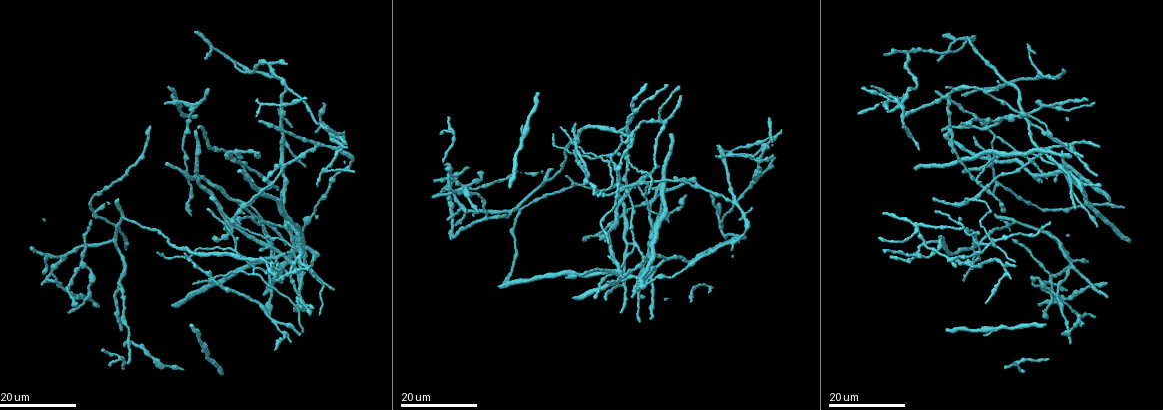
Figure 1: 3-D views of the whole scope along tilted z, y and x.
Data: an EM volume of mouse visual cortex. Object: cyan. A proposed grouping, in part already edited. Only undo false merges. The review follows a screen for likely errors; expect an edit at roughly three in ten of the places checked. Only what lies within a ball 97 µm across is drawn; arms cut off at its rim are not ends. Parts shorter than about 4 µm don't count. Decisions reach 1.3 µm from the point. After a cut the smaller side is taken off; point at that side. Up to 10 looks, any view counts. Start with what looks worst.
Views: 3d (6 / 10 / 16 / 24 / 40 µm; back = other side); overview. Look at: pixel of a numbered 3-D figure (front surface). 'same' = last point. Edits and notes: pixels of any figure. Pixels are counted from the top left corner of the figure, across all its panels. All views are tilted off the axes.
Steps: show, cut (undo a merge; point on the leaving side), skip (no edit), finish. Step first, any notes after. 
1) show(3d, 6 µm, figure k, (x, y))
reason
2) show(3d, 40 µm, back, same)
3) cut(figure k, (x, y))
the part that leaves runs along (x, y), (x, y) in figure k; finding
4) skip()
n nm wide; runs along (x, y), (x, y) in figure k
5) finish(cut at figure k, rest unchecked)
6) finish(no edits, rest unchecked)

show(3d, 16 µm, figure 1, (974, 180))
a fork

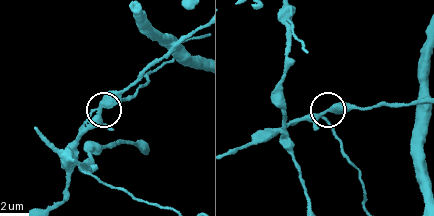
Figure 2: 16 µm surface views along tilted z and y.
show(3d, 10 µm, figure 2, (324, 118))

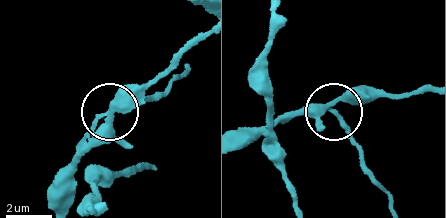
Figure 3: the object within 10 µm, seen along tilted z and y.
skip()
3 arms; all the same neuron

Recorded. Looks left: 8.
show(3d, 16 µm, figure 1, (732, 153))
arms part here

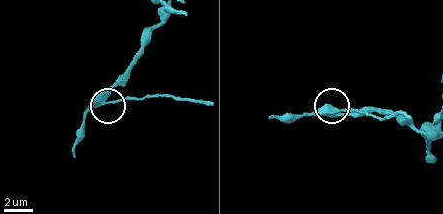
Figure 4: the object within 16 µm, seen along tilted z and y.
show(3d, 6 µm, figure 4, (104, 98))

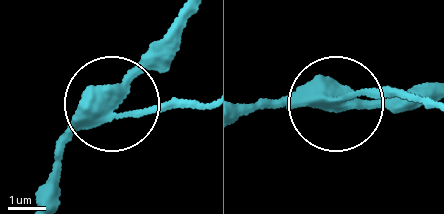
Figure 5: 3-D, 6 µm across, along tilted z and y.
cut(figure 5, (149, 108))
side arm 5 µm; 3 arms; two neurons meet here

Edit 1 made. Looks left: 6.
show(3d, 16 µm, figure 1, (233, 223))

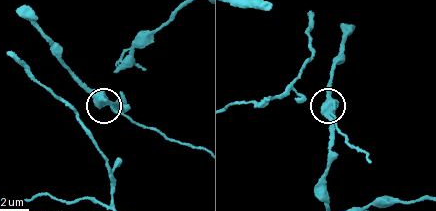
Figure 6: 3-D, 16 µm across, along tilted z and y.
show(3d, 10 µm, figure 6, (333, 107))

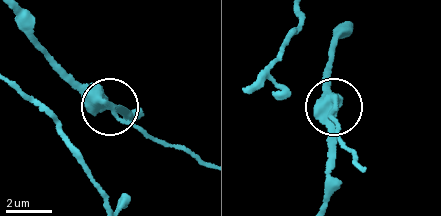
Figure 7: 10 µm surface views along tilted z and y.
cut(figure 7, (122, 123))
side arm 45 µm; two neurons meet here

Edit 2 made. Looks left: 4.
show(3d, 16 µm, figure 1, (209, 279))

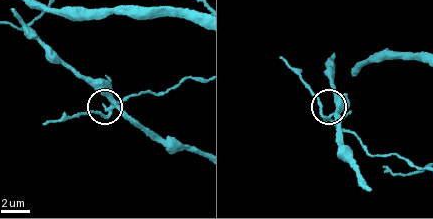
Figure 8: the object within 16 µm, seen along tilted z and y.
show(3d, 6 µm, figure 8, (111, 103))
zoom in

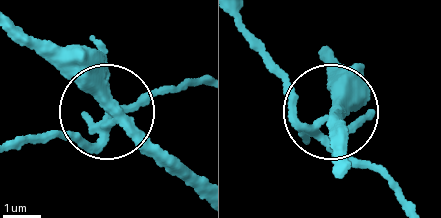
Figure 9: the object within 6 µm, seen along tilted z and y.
cut(figure 9, (57, 134))
side arm 46 µm; the part that leaves runs along (98, 125), (193, 83) in figure 9; a second neuron is stuck on

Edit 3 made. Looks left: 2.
show(3d, 24 µm, figure 1, (1056, 304))
small branch off a trunk

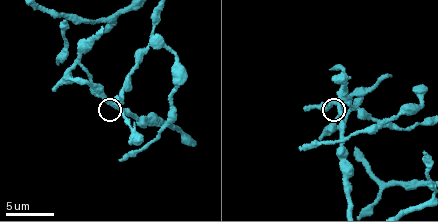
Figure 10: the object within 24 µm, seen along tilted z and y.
show(3d, 6 µm, figure 10, (340, 111))

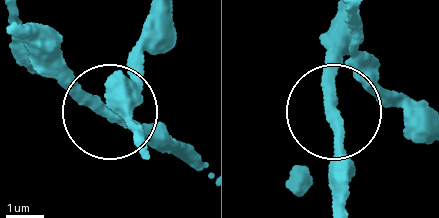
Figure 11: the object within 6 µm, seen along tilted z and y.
skip()
side arm 19 µm; continuous, no second neuron

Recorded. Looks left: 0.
finish(cut at figure 5, cut at figure 7, cut at figure 9, rest unchecked)

